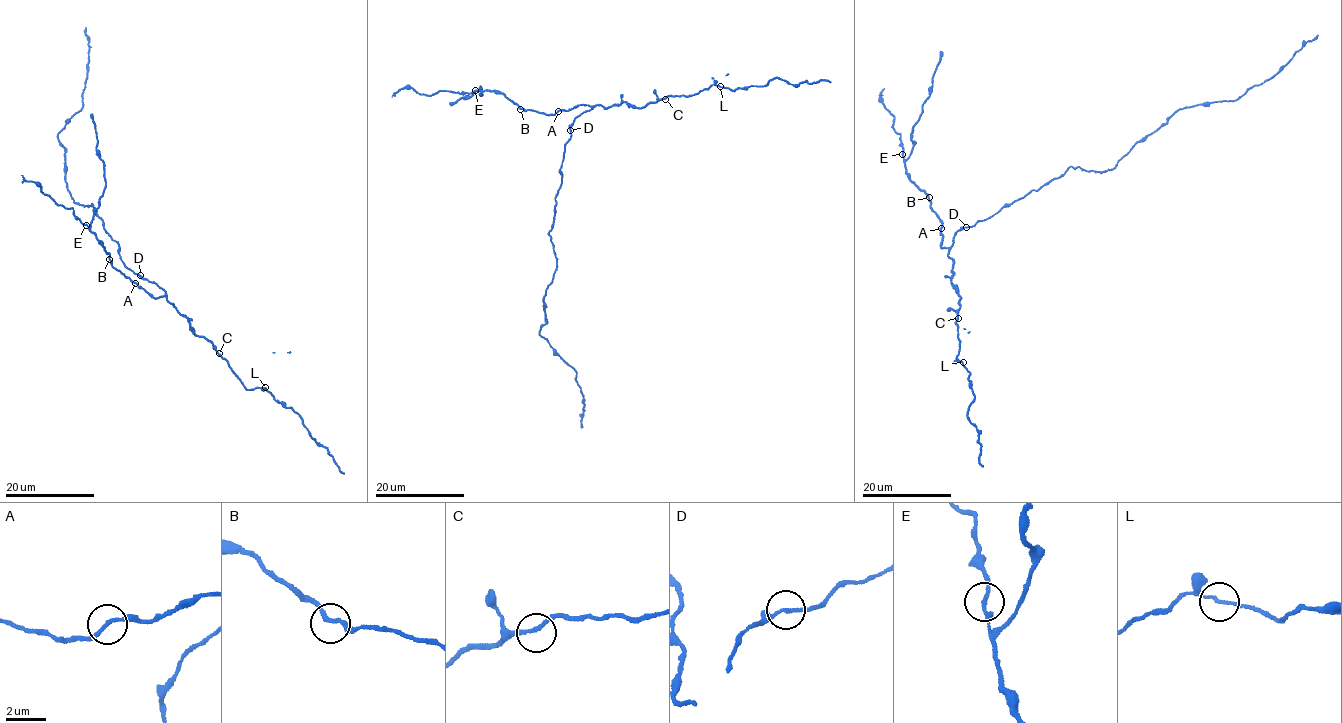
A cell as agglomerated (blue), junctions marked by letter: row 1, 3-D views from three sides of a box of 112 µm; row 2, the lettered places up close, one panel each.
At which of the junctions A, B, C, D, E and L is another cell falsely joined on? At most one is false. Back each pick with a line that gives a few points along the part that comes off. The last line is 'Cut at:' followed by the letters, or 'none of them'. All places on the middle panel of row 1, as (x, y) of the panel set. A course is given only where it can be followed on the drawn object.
Cut at: none of them

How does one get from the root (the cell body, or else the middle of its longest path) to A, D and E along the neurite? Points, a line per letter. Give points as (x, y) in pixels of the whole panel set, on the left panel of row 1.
A: (120, 246), (120, 258), (125, 266), (165, 292), (153, 298), (135, 283)
D: (120, 246), (120, 258), (125, 266), (139, 276)
E: (120, 246), (120, 258), (125, 266), (160, 287), (164, 295), (153, 298), (118, 271), (86, 225)

